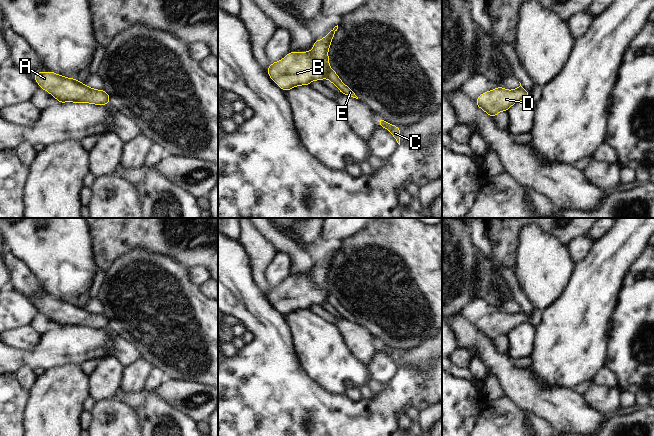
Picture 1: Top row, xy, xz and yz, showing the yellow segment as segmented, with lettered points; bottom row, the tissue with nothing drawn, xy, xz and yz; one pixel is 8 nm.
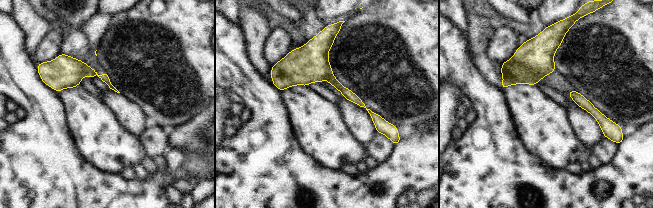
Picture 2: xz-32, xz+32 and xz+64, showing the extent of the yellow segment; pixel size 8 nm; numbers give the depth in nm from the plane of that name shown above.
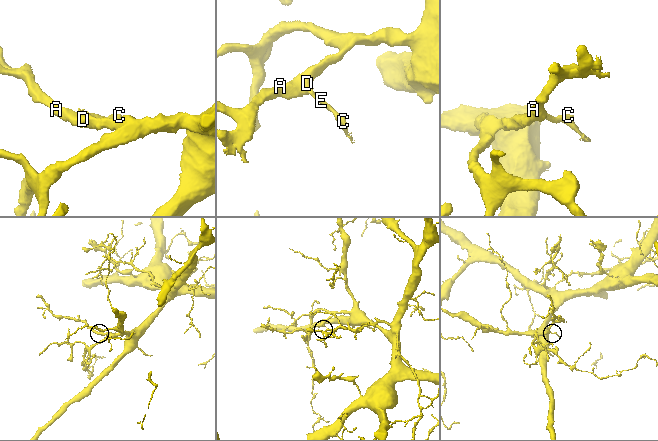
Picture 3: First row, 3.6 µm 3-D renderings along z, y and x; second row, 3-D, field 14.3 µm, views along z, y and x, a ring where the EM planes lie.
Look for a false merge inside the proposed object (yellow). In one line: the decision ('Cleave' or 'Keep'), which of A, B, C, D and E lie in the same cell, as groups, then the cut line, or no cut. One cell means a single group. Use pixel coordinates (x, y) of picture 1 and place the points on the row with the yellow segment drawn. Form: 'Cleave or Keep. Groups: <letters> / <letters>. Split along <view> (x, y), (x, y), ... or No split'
Cleave. Groups: A B D / C E. Split along xz (331, 69), (325, 77)

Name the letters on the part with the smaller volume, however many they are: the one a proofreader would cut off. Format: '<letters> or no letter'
C, E

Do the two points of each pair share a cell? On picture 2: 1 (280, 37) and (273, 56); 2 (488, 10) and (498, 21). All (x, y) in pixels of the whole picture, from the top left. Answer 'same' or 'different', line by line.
1: same
2: same

